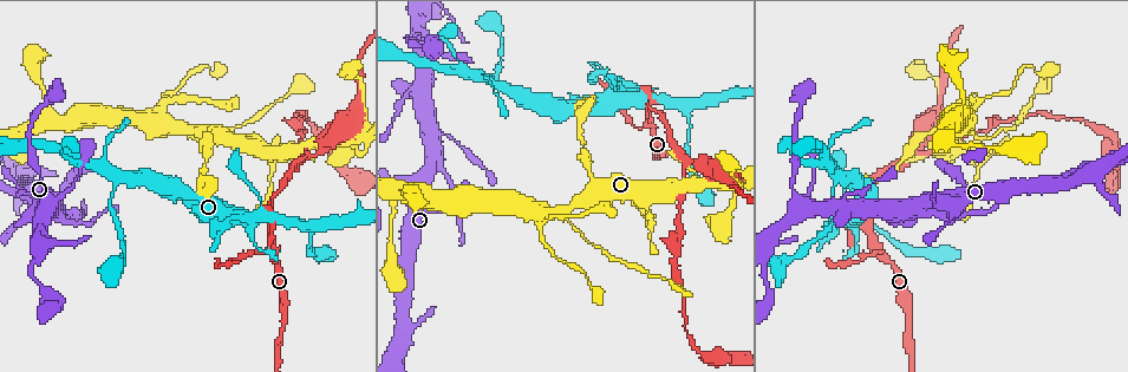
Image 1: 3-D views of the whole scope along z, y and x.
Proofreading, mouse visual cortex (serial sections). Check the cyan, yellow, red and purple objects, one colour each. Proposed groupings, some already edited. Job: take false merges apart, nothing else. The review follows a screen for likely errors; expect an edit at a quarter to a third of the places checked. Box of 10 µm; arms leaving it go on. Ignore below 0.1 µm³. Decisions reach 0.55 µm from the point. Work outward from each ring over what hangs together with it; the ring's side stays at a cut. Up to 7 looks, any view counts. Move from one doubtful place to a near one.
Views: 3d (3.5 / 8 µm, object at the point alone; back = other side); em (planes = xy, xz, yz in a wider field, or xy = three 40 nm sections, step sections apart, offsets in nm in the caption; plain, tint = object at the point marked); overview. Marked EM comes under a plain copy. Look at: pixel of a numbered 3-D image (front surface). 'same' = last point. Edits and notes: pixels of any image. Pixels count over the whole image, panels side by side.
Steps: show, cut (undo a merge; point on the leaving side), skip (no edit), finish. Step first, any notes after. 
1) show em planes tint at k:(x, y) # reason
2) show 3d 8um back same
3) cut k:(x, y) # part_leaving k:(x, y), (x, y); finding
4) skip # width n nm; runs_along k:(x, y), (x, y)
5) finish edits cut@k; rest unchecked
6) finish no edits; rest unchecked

show 3d 8um at 1:(875, 235) # a narrow waist

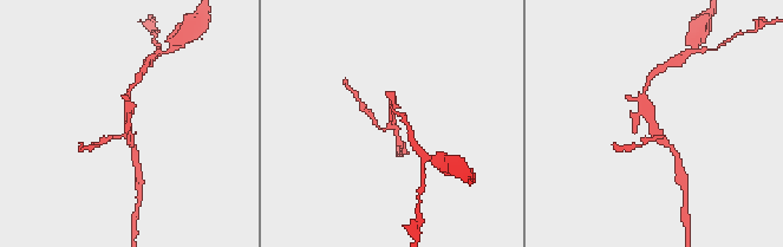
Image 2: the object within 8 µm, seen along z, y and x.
show em xy step 2 tint same # shape alone is not enough

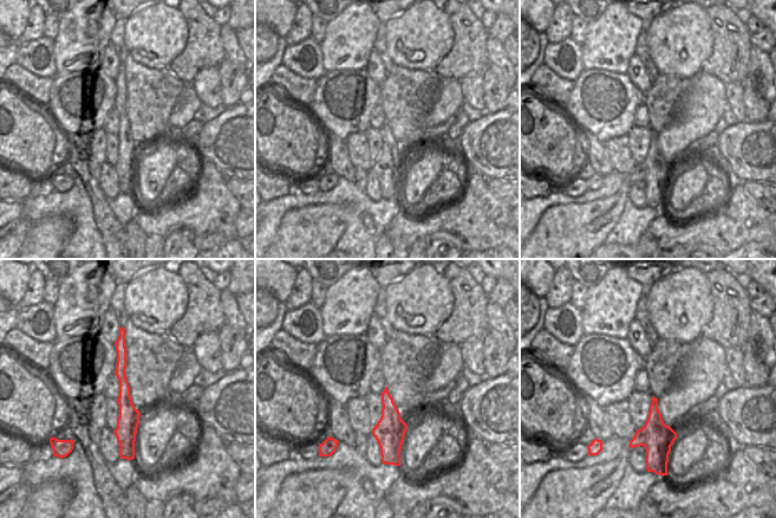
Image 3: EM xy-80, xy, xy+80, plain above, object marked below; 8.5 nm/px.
skip # runs_along 2:(672, 150), (654, 127), (645, 90); all the same cell

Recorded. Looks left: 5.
show 3d 3.5um at 1:(189, 134) # three-way junction

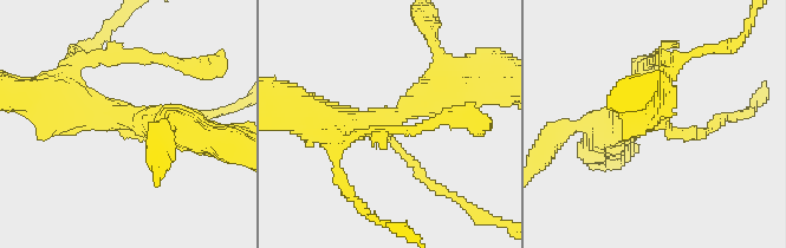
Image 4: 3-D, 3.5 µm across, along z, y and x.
show em xy step 5 tint at 4:(123, 126) # arms 3; arm_widths 150, 350, 450 nm; need the tissue

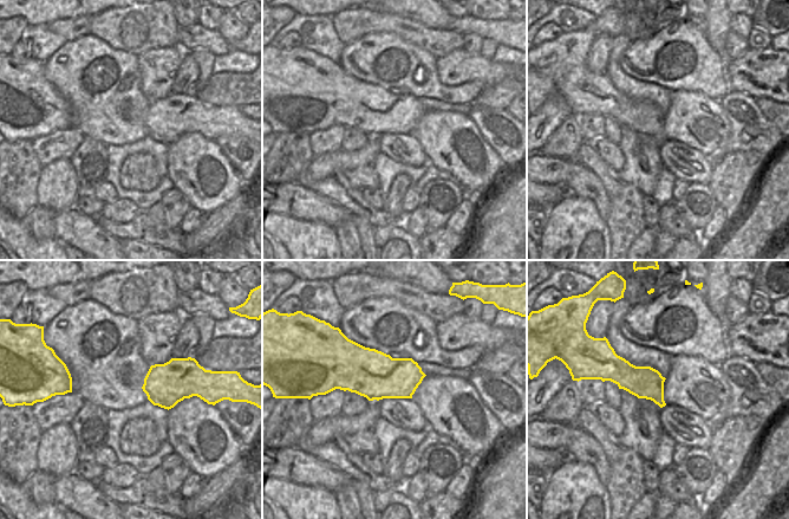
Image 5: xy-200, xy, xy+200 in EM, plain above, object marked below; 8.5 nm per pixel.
show em xy step 3 tint same

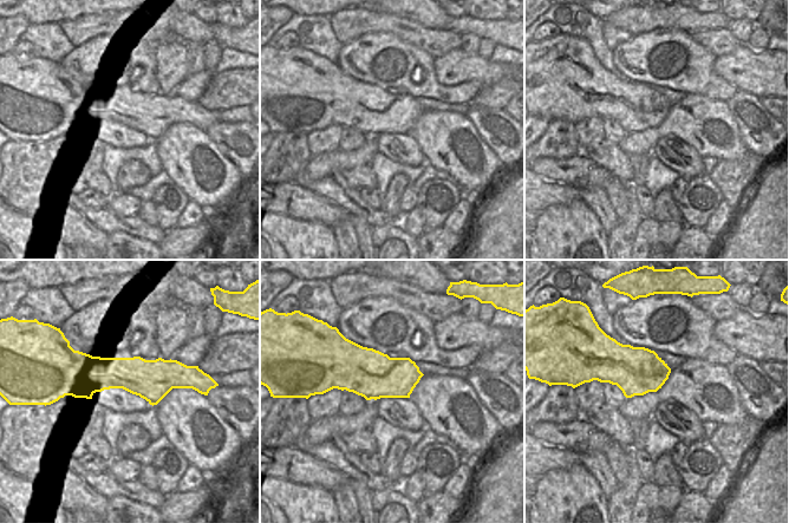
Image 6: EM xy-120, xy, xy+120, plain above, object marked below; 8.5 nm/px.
cut 4:(710, 128) # part_leaving 4:(681, 135), (751, 112); two cells meet here

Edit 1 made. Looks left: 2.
finish edits cut@4; rest unchecked

